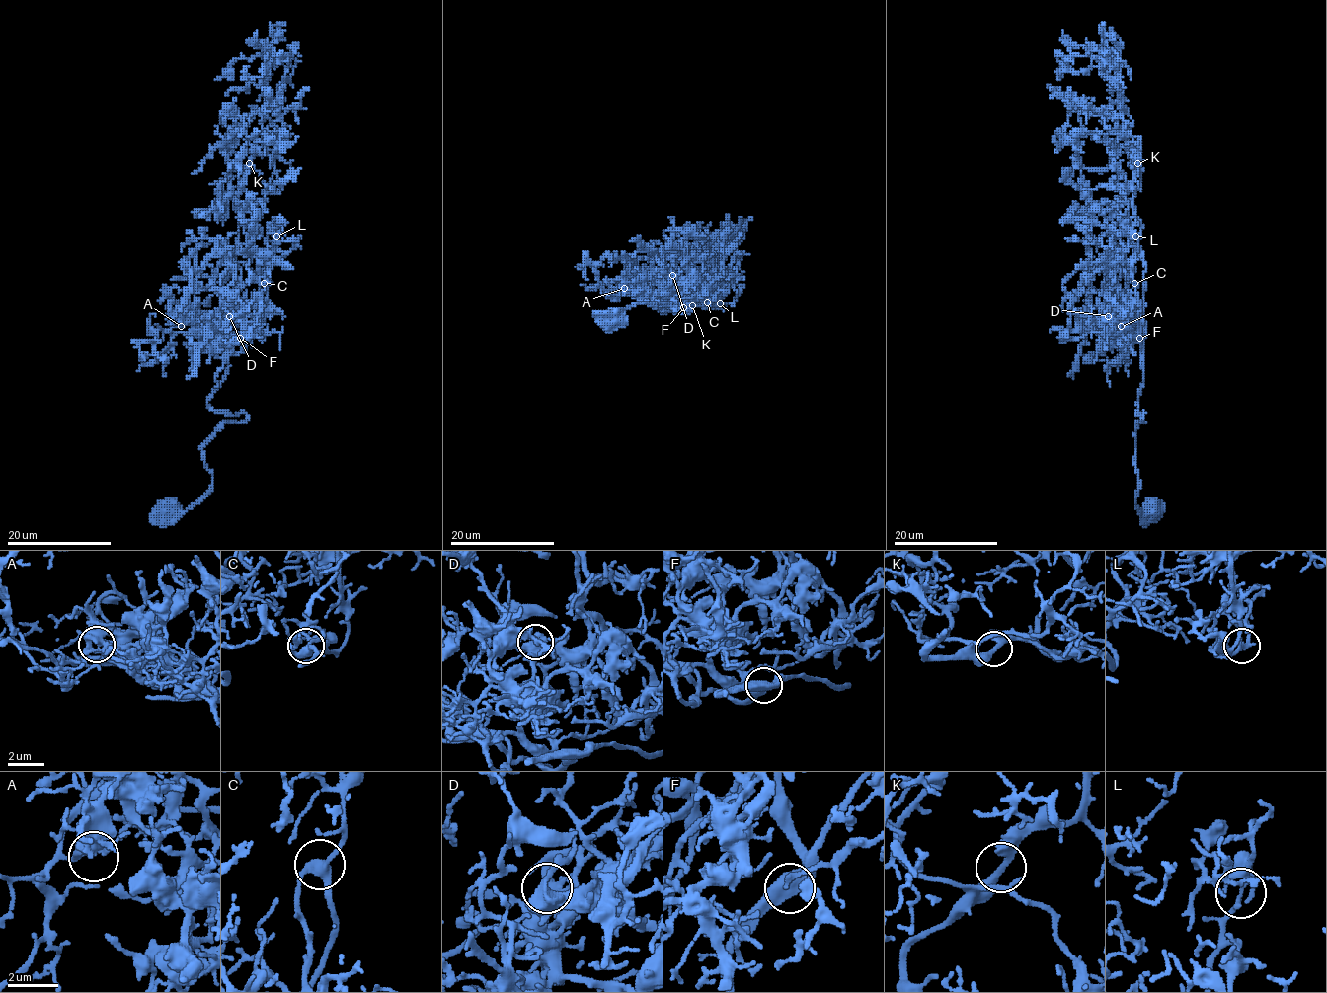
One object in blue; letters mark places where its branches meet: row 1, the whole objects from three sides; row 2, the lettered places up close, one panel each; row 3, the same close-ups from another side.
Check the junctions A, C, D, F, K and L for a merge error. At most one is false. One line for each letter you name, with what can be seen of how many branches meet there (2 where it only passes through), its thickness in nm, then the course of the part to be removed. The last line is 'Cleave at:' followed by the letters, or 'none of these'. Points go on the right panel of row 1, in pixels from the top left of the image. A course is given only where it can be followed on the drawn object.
Cleave at: none of these

